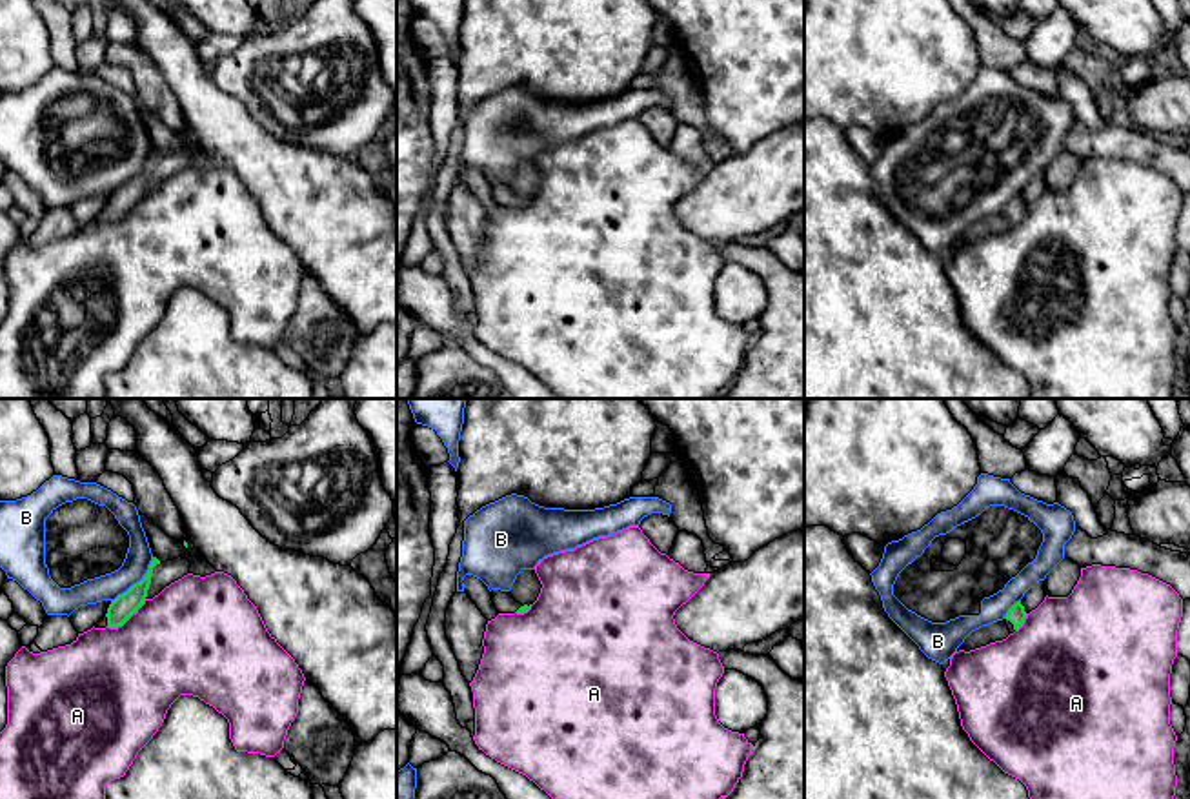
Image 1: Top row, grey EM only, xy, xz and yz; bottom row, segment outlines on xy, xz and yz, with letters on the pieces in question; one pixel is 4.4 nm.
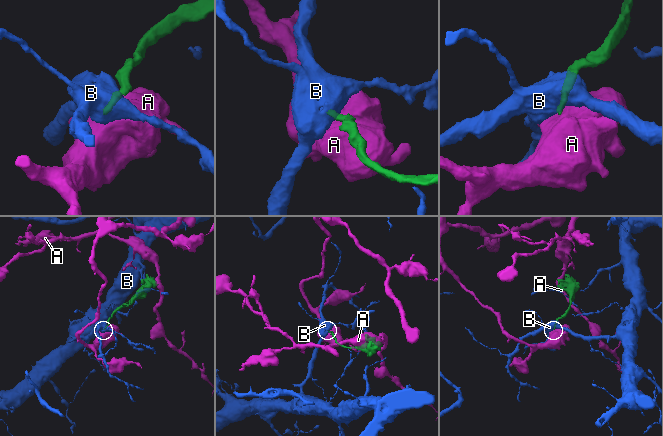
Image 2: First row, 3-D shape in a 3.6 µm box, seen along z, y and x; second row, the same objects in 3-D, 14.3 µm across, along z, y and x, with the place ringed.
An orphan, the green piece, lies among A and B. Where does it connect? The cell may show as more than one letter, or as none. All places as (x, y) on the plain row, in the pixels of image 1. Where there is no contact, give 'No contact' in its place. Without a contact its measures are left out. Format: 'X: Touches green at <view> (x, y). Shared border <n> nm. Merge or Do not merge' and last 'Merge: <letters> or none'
A: Touches green at xy (126, 212). Shared border 220 nm. Do not merge
B: Touches green at xy (137, 175). Shared border 280 nm. Do not merge
Merge: none

